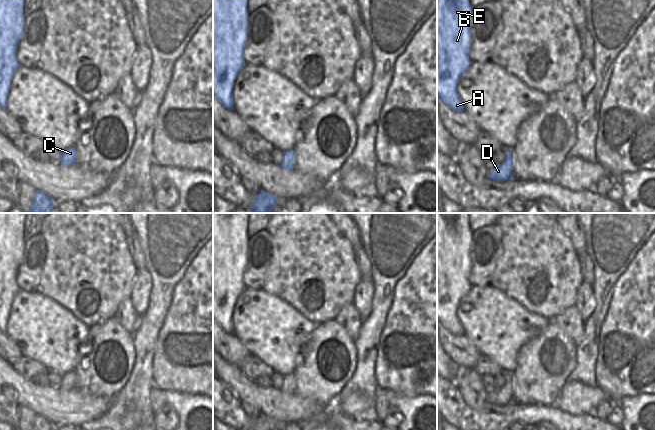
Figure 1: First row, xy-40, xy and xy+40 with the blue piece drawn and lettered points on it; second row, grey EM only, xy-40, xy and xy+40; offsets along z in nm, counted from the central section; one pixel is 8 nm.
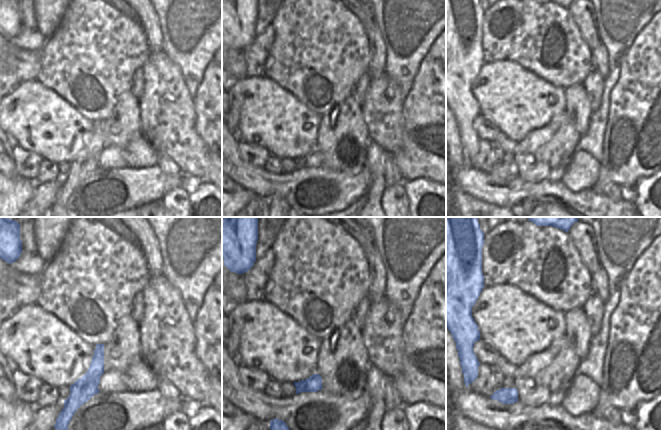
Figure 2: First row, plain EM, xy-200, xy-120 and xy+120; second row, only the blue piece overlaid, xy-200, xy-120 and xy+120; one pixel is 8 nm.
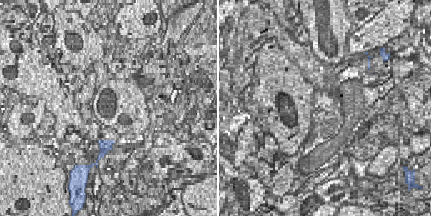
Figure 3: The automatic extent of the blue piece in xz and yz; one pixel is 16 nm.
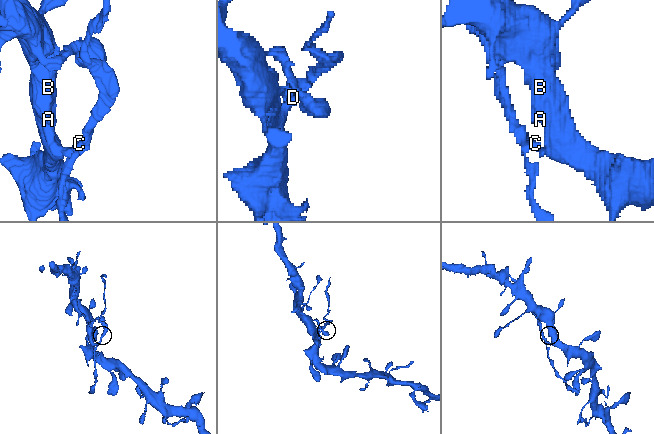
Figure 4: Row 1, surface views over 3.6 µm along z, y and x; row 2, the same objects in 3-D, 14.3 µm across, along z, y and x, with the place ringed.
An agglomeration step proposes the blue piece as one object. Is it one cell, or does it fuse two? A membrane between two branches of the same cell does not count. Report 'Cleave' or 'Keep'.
Cleave.

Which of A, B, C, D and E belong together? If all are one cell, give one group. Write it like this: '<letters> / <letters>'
A B D E / C

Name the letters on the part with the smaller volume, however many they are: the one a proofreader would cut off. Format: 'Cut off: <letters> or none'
Cut off: C

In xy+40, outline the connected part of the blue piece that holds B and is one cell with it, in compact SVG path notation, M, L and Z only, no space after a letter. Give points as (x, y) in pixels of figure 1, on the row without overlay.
M437 213L437 324L456 336L464 335L457 307L471 285L469 213Z

